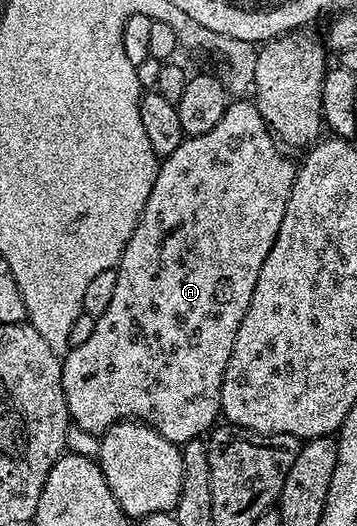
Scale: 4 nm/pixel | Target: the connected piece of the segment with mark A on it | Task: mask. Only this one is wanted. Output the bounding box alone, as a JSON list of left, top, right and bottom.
[61,98,297,445]

